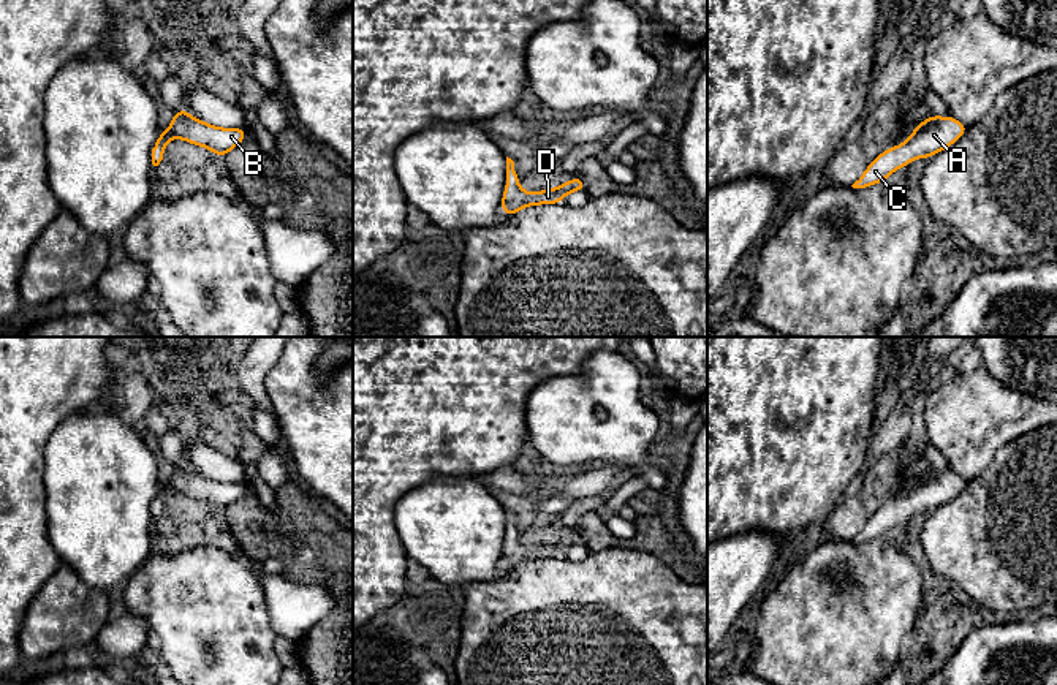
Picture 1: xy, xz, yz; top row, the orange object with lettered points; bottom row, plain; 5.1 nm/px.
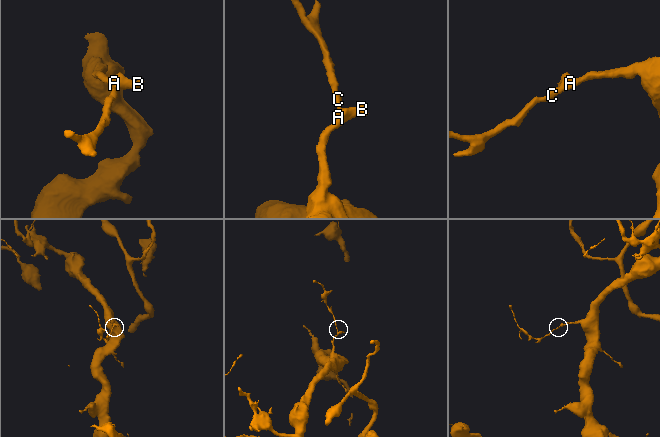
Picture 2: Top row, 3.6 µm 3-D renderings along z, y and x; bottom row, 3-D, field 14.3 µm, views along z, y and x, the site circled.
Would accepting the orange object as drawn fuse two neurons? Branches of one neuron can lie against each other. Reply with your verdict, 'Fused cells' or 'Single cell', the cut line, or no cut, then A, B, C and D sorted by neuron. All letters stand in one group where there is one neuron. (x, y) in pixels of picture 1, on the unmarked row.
Single cell. No split. Groups: A B C D

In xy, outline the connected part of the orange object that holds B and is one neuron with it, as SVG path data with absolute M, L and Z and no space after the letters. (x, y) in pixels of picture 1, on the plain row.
M180 464L174 467L171 481L166 486L160 486L160 490L152 503L152 519L160 519L171 492L188 495L195 500L212 505L217 511L223 511L239 500L245 494L247 487L248 486L244 483L218 483L209 479L196 471L191 471L187 464Z

